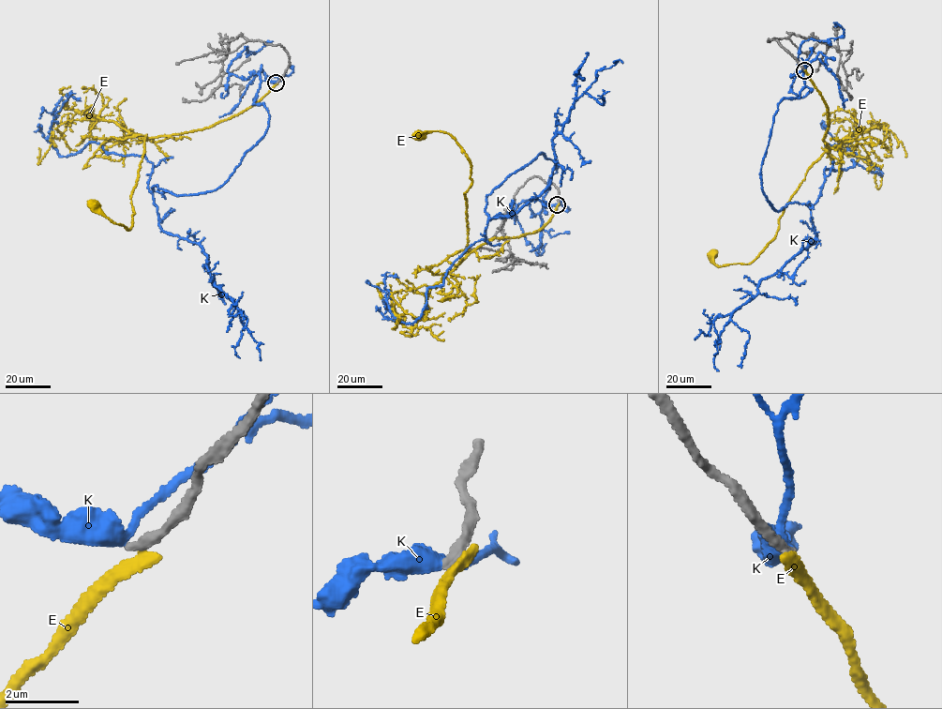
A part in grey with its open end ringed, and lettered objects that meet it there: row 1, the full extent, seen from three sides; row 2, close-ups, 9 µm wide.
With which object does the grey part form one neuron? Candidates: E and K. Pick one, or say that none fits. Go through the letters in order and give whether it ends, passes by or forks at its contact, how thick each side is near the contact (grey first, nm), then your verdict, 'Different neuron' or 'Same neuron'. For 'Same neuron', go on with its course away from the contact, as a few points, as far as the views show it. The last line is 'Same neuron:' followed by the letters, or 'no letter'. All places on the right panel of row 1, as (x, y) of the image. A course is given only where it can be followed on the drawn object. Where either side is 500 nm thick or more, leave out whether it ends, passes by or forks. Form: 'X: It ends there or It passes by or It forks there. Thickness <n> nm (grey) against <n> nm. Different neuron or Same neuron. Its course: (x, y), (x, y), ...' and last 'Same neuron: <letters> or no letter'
E: It ends there. Thickness 300 nm (grey) against 360 nm. Different neuron
K: It passes by. Thickness 280 nm (grey) against 360 nm. Different neuron
Same neuron: no letter

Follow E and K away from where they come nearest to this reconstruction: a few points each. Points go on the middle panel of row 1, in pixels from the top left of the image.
E: (558, 204), (536, 231), (491, 238), (470, 251), (464, 193), (472, 182), (466, 153), (447, 133), (418, 135)
K: (557, 204), (544, 208), (559, 165), (543, 152), (485, 213), (511, 216), (547, 187), (573, 102), (622, 63)

